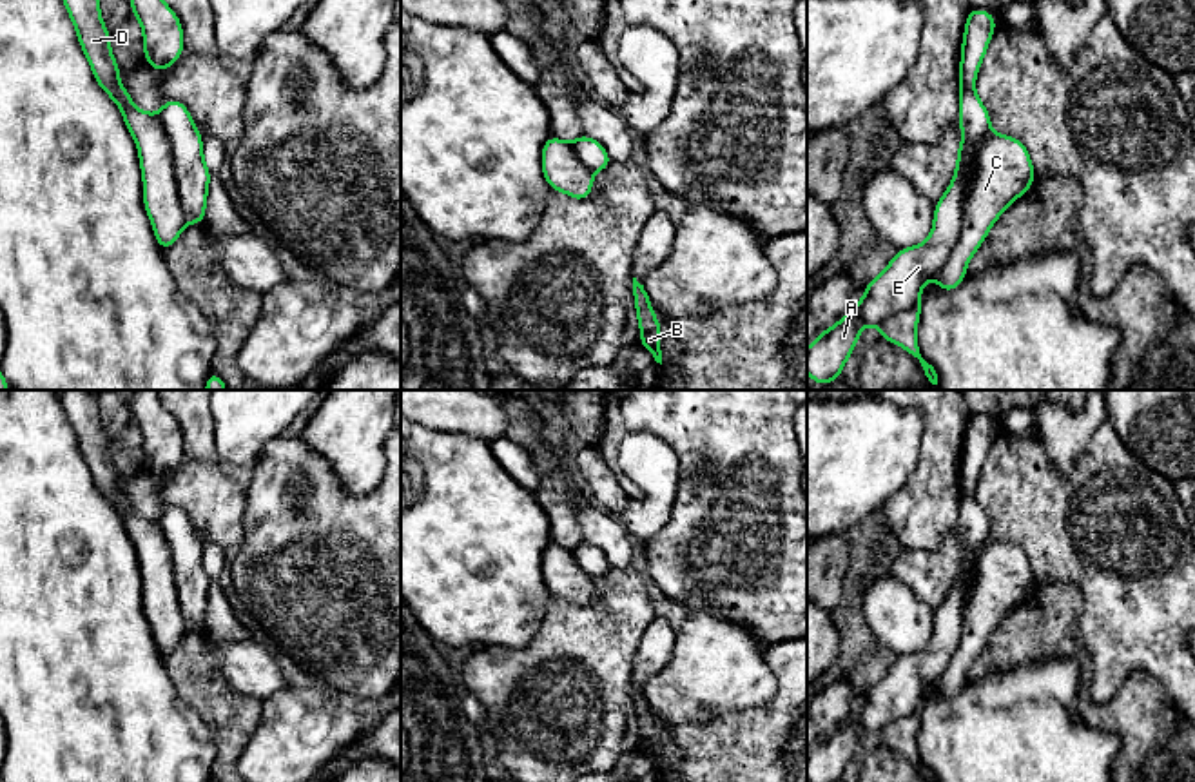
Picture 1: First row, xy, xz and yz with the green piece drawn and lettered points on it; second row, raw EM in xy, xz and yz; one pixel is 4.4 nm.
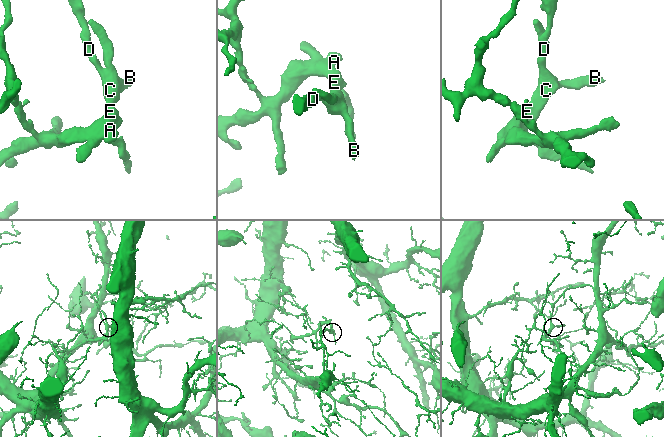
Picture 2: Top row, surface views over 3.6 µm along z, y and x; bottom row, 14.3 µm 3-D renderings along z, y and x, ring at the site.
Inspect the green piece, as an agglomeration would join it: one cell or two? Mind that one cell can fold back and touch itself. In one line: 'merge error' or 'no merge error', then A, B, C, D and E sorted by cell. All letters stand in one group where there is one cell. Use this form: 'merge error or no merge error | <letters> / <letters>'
merge error | A B E / C D

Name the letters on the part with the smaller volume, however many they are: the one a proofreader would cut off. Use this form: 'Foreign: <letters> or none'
Foreign: A, B, E

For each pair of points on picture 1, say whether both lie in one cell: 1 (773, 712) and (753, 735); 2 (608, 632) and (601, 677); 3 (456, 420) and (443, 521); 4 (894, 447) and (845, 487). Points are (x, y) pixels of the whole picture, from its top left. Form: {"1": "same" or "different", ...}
{"1": "same", "2": "same", "3": "different", "4": "same"}

